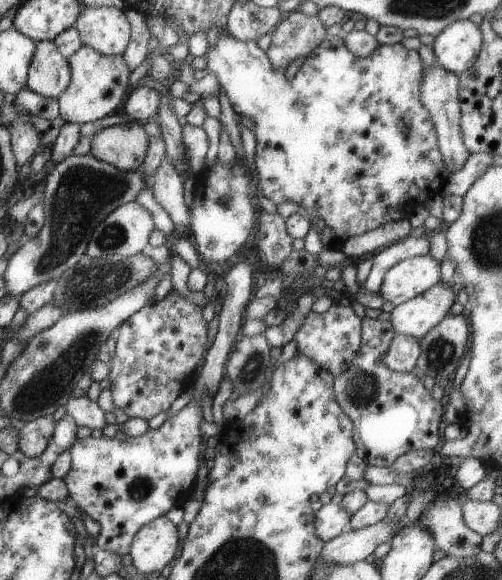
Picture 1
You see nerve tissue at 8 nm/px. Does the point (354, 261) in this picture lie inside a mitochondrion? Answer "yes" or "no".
no

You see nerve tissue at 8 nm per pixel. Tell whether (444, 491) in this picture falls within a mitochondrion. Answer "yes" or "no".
no

